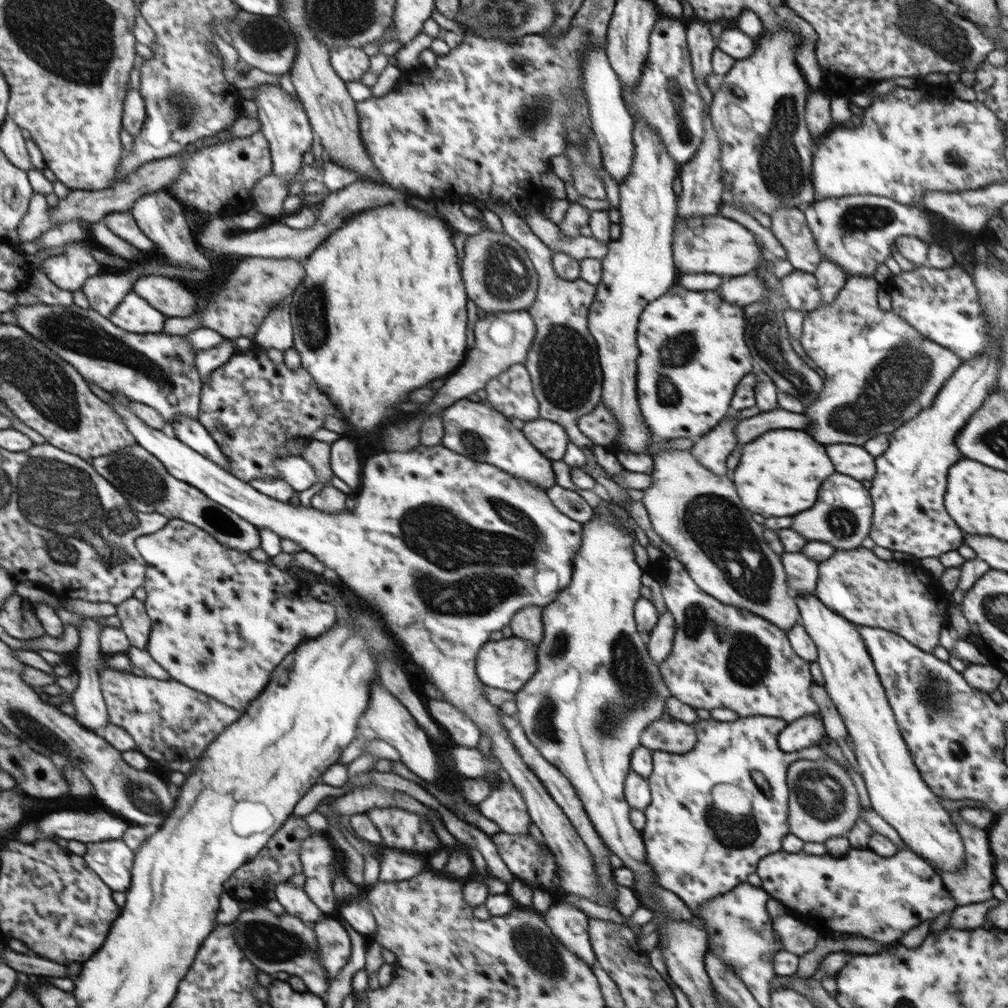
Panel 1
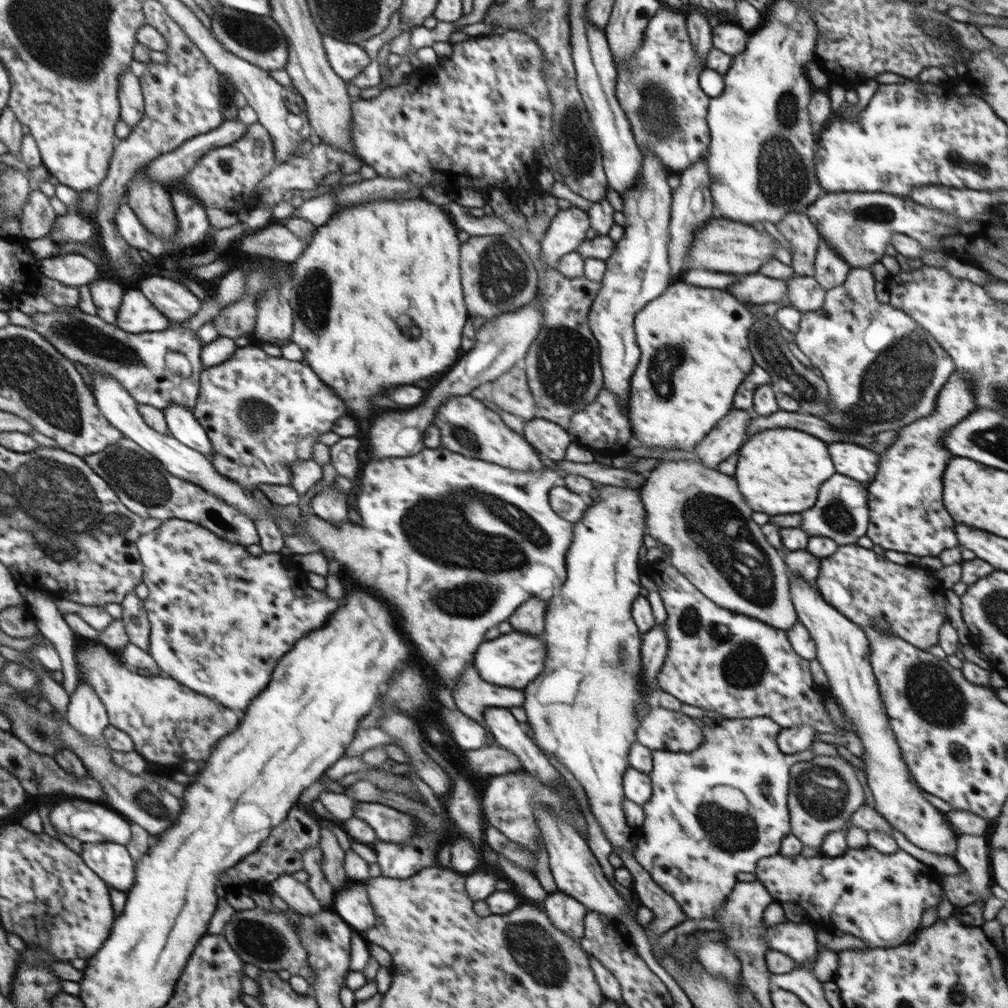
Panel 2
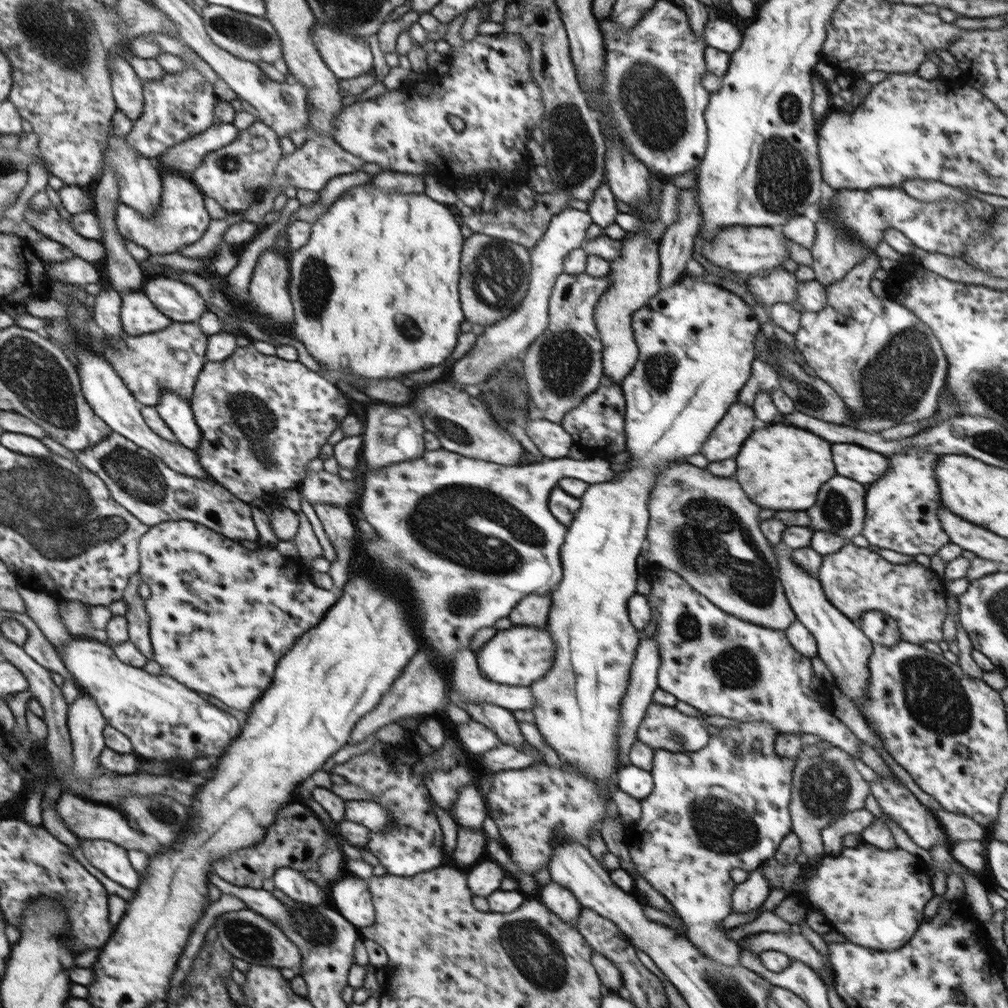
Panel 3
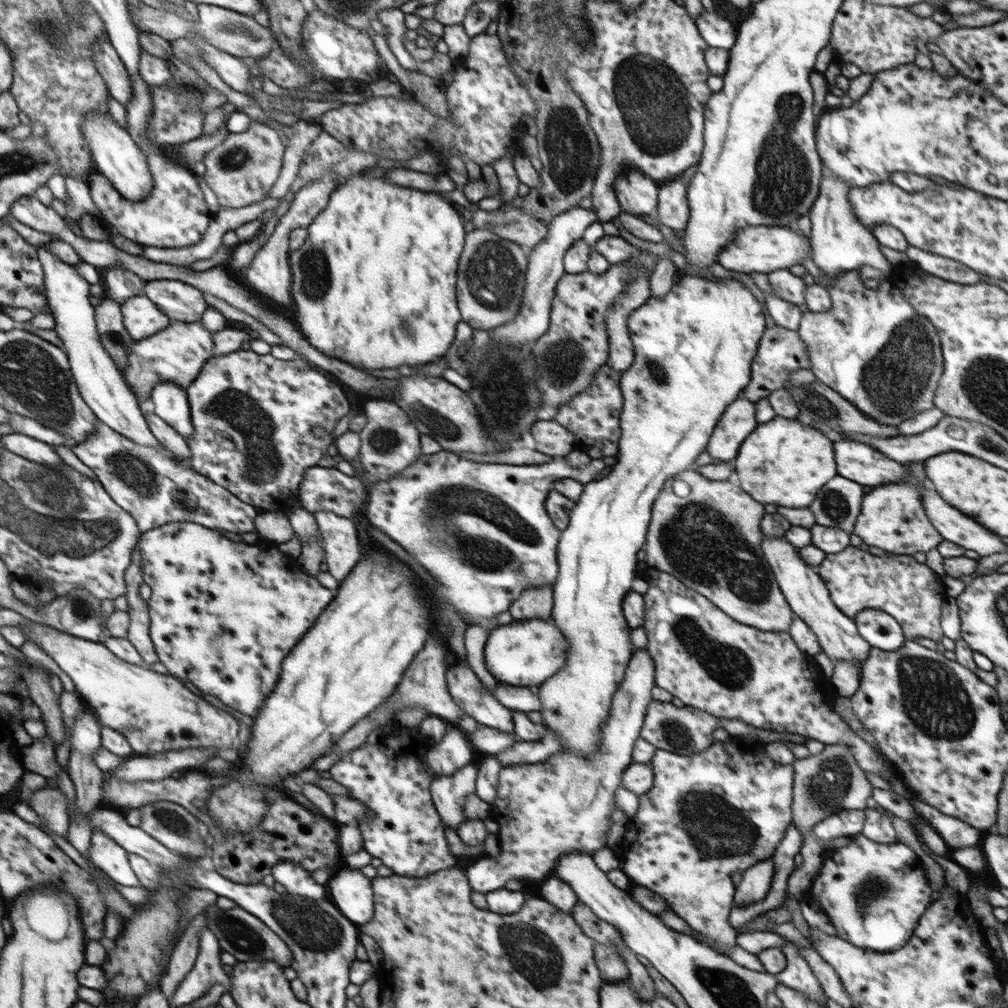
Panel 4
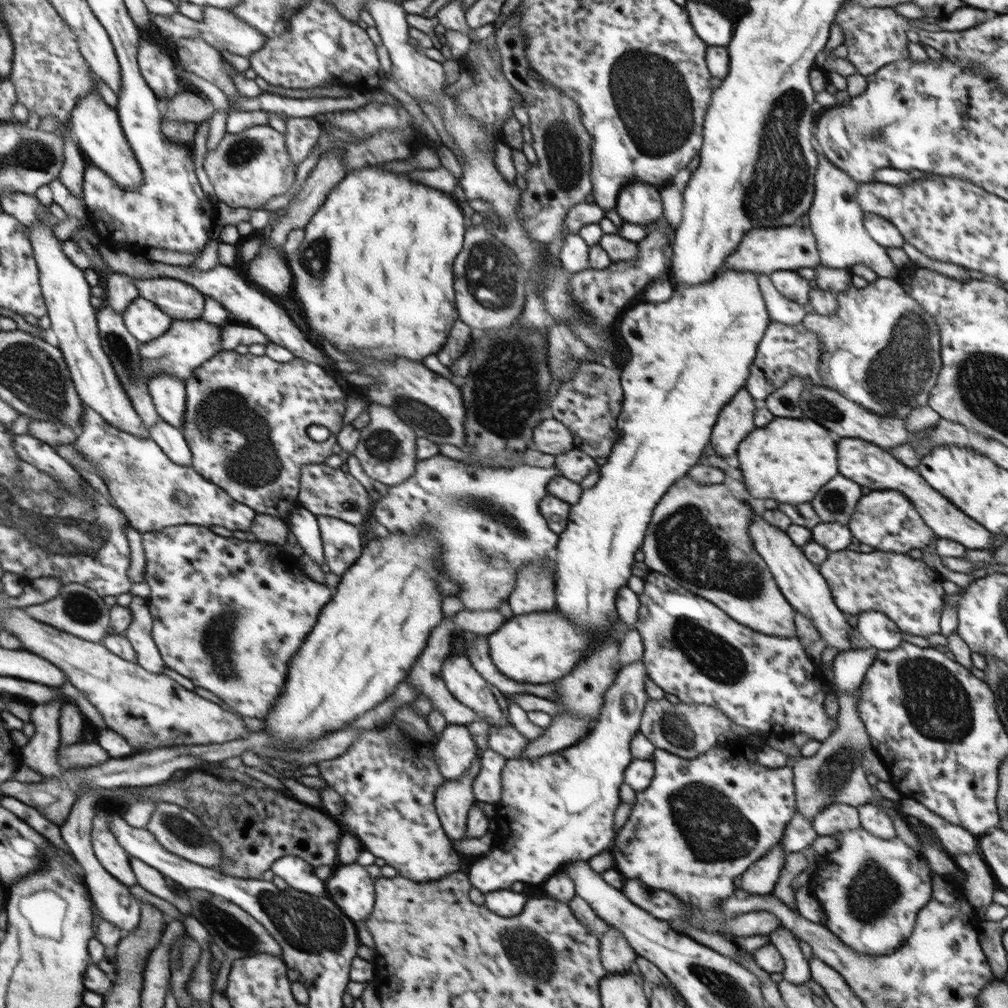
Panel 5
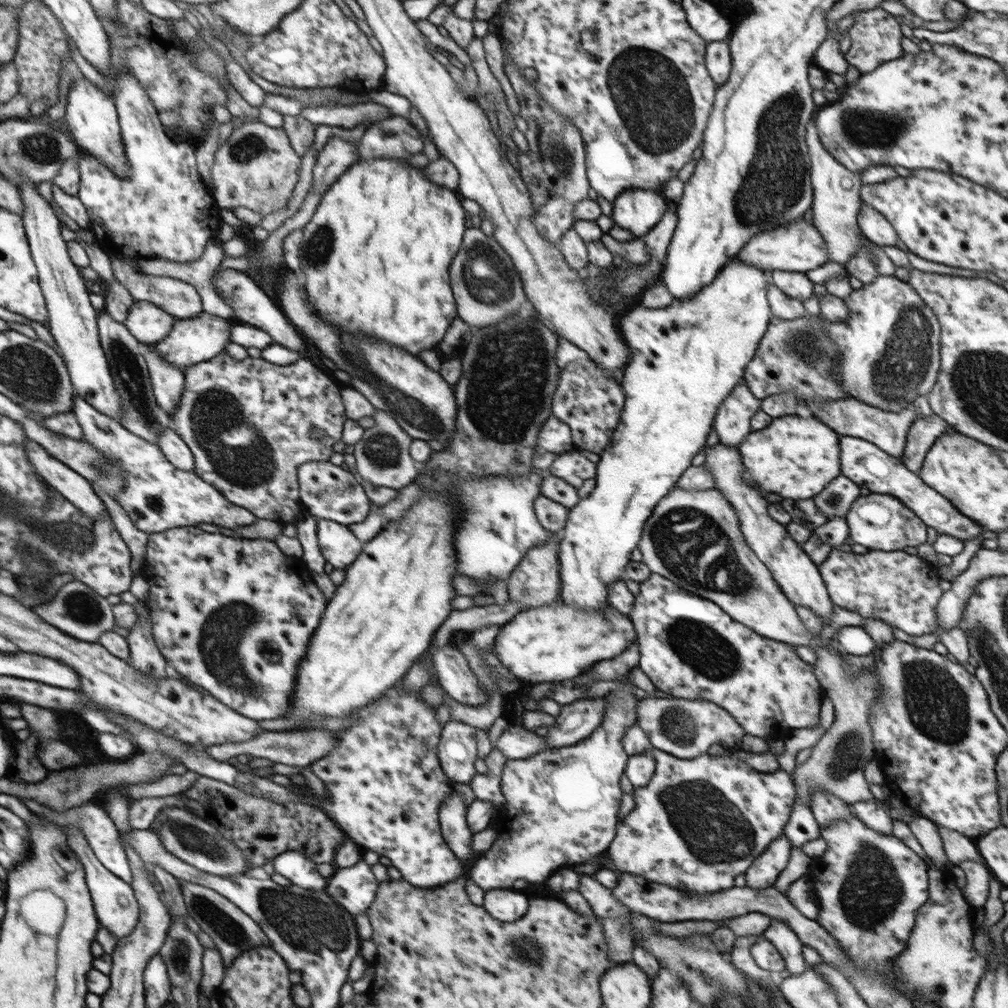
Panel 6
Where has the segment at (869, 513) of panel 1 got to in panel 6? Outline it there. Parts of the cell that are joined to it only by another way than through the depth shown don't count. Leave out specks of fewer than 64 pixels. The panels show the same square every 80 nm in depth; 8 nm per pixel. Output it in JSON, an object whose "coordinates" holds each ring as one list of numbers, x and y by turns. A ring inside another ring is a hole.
{"coordinates":[[838,476,834,482,830,482,816,498,816,506,824,510,828,518,844,518,854,504,854,500,861,496,862,490,858,484,848,480,846,476]]}

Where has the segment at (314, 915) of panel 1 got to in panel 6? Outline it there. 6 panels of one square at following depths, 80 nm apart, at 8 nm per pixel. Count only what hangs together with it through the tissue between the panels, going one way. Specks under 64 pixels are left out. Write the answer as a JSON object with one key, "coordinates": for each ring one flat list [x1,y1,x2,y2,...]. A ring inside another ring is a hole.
{"coordinates":[[287,850,273,858,274,870,290,880,291,884,308,890,324,890,327,879,316,869,316,863,295,850]]}

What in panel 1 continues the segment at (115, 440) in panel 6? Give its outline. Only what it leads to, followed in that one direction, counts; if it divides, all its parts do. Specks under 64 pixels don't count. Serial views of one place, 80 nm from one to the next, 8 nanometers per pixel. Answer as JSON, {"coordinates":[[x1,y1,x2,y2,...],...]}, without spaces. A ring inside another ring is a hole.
{"coordinates":[[140,445,129,446,112,454,90,460,93,468,110,481,128,499,128,504,138,512,160,514,170,519,179,519,205,530,220,544,236,551,250,553,260,547,259,528,234,515,225,507,214,503,198,489,171,476,166,467,150,451]]}

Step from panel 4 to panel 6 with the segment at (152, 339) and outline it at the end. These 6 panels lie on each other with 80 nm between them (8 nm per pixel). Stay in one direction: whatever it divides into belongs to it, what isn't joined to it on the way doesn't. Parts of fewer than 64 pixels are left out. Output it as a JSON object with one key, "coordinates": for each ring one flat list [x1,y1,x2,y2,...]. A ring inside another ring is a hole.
{"coordinates":[[202,311,194,318,177,318,173,321,172,330,166,335,166,338,154,345,157,347,157,352,165,357,165,360,168,360,170,364,177,366,184,372,187,366,209,361,214,356,224,352,229,344,231,328,232,326,226,319]]}

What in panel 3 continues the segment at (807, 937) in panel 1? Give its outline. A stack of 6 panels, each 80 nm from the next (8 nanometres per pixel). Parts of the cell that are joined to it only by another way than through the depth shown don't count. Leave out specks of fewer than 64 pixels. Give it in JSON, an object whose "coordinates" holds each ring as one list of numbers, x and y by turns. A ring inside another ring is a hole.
{"coordinates":[[793,927,788,932,759,932,742,939,742,948,760,955,762,951,776,950,786,954,790,959,804,962,814,970,830,991,836,992,835,978,831,969,824,967,824,959,820,952,810,944,810,941,800,932,799,927]]}

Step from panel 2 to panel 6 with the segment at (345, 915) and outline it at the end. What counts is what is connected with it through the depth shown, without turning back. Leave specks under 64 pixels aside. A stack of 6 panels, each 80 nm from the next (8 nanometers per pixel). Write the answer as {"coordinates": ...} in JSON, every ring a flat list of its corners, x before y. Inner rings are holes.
{"coordinates":[[363,859,354,866,336,869,324,891,350,914,362,914,374,902,379,881]]}

